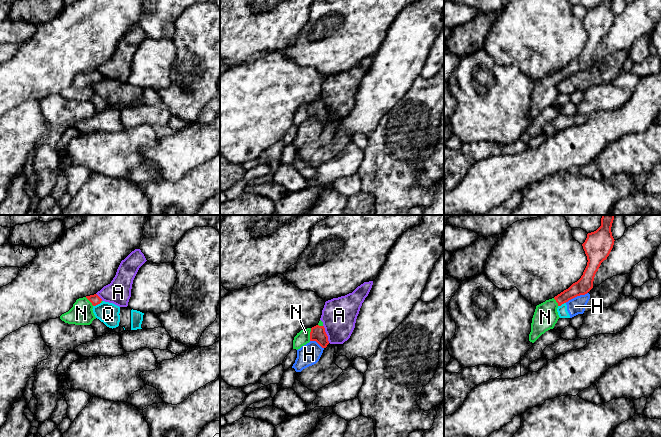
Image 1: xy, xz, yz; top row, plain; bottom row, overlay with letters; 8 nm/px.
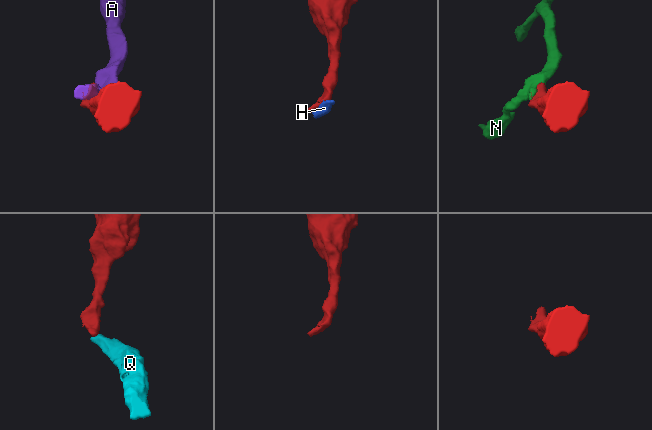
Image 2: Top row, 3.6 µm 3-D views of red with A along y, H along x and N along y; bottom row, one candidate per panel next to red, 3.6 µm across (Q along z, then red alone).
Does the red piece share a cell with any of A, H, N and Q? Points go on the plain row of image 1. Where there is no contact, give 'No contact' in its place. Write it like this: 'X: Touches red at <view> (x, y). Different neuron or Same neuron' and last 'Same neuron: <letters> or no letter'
A: Touches red at xz (326, 110). Different neuron
H: Touches red at yz (576, 72). Different neuron
N: Touches red at xz (310, 110). Same neuron
Q: Touches red at xy (96, 80). Different neuron
Same neuron: N

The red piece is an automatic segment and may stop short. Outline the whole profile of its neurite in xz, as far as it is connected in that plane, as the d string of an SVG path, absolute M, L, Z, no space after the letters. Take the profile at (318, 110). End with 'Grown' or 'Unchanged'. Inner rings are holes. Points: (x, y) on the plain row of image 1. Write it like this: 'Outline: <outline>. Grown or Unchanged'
Outline: M321 96L316 102L303 105L297 109L293 116L293 125L298 126L310 117L316 117L322 124L326 124L329 120L328 112Z. Grown

